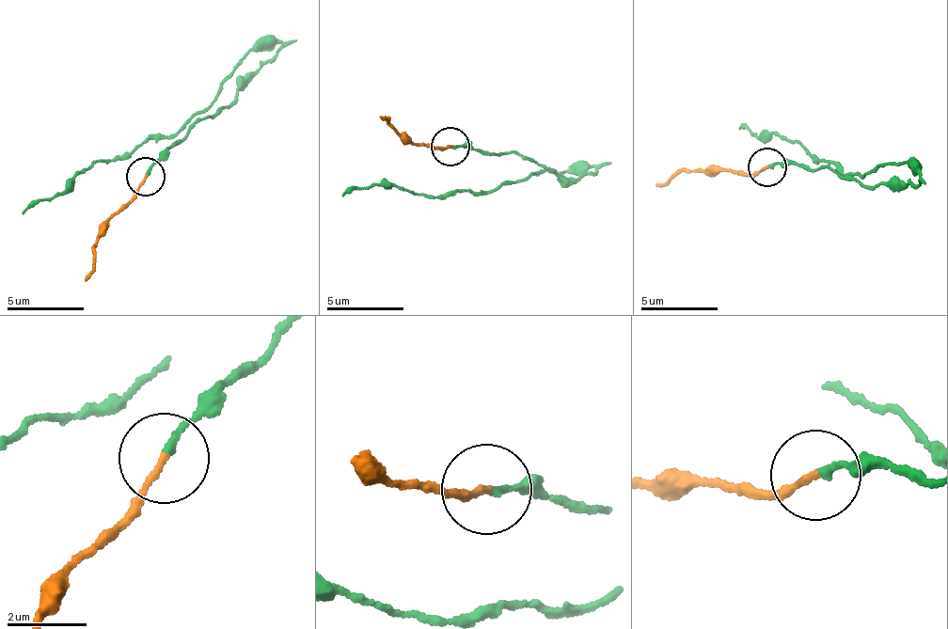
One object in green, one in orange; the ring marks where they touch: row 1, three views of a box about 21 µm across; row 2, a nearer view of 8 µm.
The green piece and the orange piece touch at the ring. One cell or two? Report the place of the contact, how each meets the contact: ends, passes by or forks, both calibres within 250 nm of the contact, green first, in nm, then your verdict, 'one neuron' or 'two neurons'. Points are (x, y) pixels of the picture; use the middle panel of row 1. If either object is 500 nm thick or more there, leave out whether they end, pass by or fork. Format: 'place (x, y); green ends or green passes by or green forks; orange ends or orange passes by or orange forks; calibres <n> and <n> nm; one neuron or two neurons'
place (450, 146); green ends; orange ends; calibres 160 and 160 nm; two neurons

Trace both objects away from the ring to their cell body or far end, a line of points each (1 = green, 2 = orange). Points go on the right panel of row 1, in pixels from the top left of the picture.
1: (766, 164), (827, 166), (875, 189), (919, 180), (907, 160), (840, 175), (777, 133), (741, 130)
2: (766, 167), (749, 174), (734, 167), (687, 170), (656, 183)

